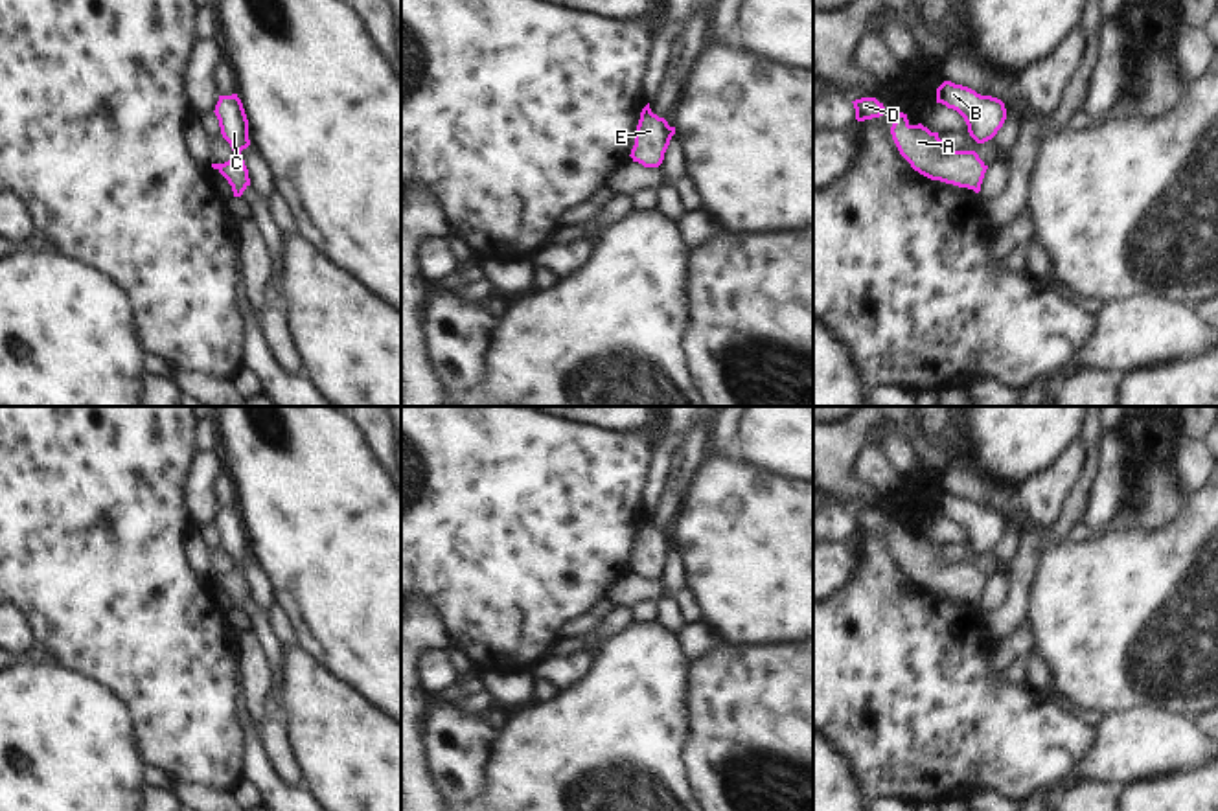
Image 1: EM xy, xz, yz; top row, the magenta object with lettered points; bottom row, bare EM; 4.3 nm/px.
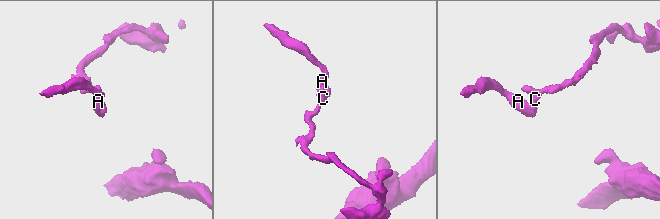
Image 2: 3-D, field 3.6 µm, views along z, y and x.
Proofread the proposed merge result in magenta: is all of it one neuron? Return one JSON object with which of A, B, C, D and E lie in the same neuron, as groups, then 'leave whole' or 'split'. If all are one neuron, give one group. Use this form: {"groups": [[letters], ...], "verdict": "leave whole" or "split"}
{"groups": [["A", "B", "C", "D", "E"]], "verdict": "leave whole"}

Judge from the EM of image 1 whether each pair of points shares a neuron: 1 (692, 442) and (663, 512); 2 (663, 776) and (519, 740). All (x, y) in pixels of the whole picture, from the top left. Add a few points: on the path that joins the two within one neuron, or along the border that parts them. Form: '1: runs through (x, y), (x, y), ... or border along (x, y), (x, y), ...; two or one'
1: runs through (689, 458), (674, 495); one
2: runs through (628, 773), (554, 773); one

